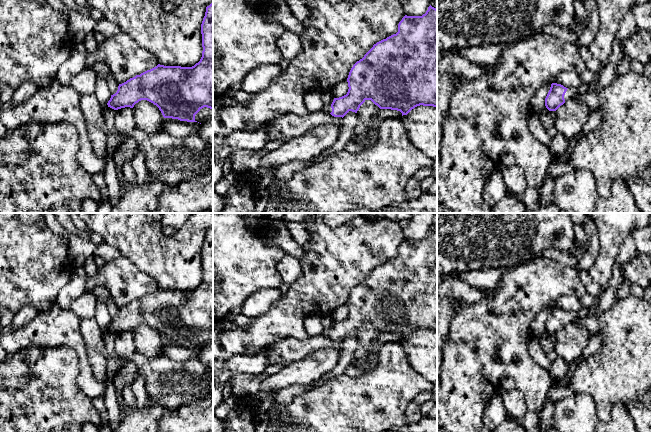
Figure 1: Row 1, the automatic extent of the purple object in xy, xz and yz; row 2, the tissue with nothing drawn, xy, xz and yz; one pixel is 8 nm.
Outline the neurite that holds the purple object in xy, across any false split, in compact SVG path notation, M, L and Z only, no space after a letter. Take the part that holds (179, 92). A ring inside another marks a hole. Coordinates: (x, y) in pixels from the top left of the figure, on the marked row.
M213 3L206 7L201 34L203 51L198 63L192 67L158 64L119 84L117 92L111 95L107 103L108 107L114 110L133 108L139 101L147 100L159 108L164 118L187 122L197 122L195 115L204 107L213 110Z

